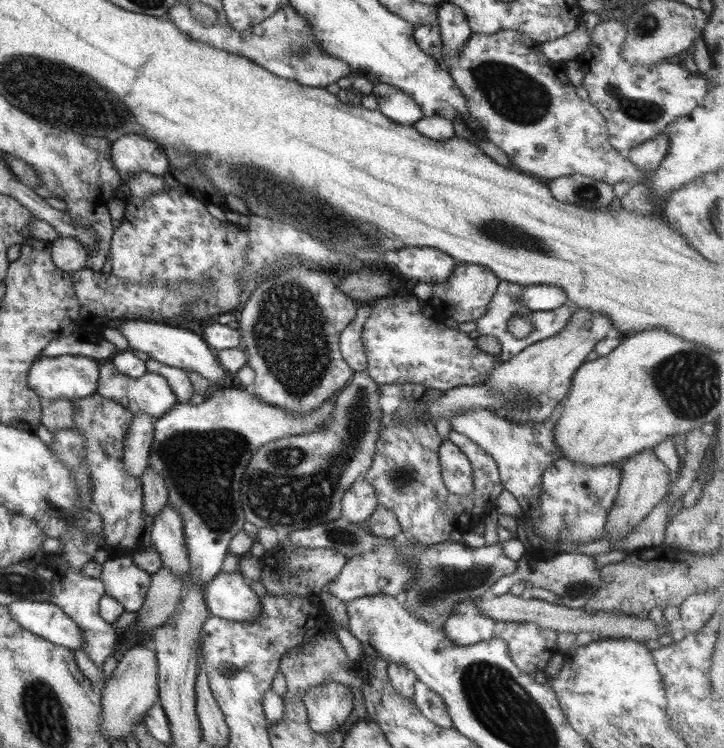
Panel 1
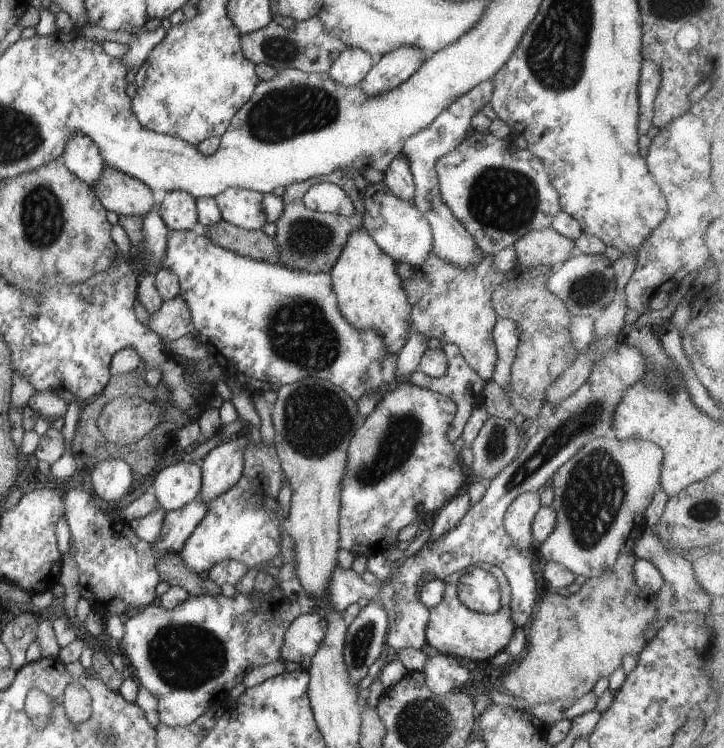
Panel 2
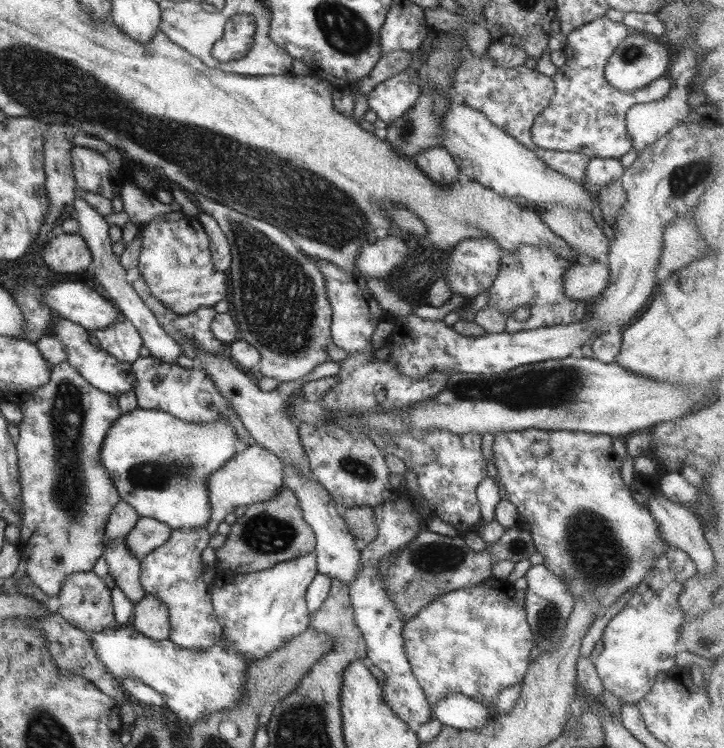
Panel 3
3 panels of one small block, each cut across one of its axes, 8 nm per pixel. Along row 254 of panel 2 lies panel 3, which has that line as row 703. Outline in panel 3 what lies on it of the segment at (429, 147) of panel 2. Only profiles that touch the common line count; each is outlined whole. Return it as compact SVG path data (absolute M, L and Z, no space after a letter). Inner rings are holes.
M450 694L435 702L432 707L434 718L442 725L458 730L474 730L486 726L492 714L484 703L464 694Z

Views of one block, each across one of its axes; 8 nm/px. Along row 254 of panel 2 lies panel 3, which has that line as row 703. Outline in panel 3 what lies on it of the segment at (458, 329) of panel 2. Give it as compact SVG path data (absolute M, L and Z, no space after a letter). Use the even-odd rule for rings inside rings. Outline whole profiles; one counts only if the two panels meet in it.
M470 586L448 592L429 602L418 616L410 618L402 629L404 650L411 671L430 706L450 694L464 694L478 702L491 704L500 691L519 684L530 666L529 652L535 645L532 629L527 622L525 599L515 598L509 590L486 586Z

